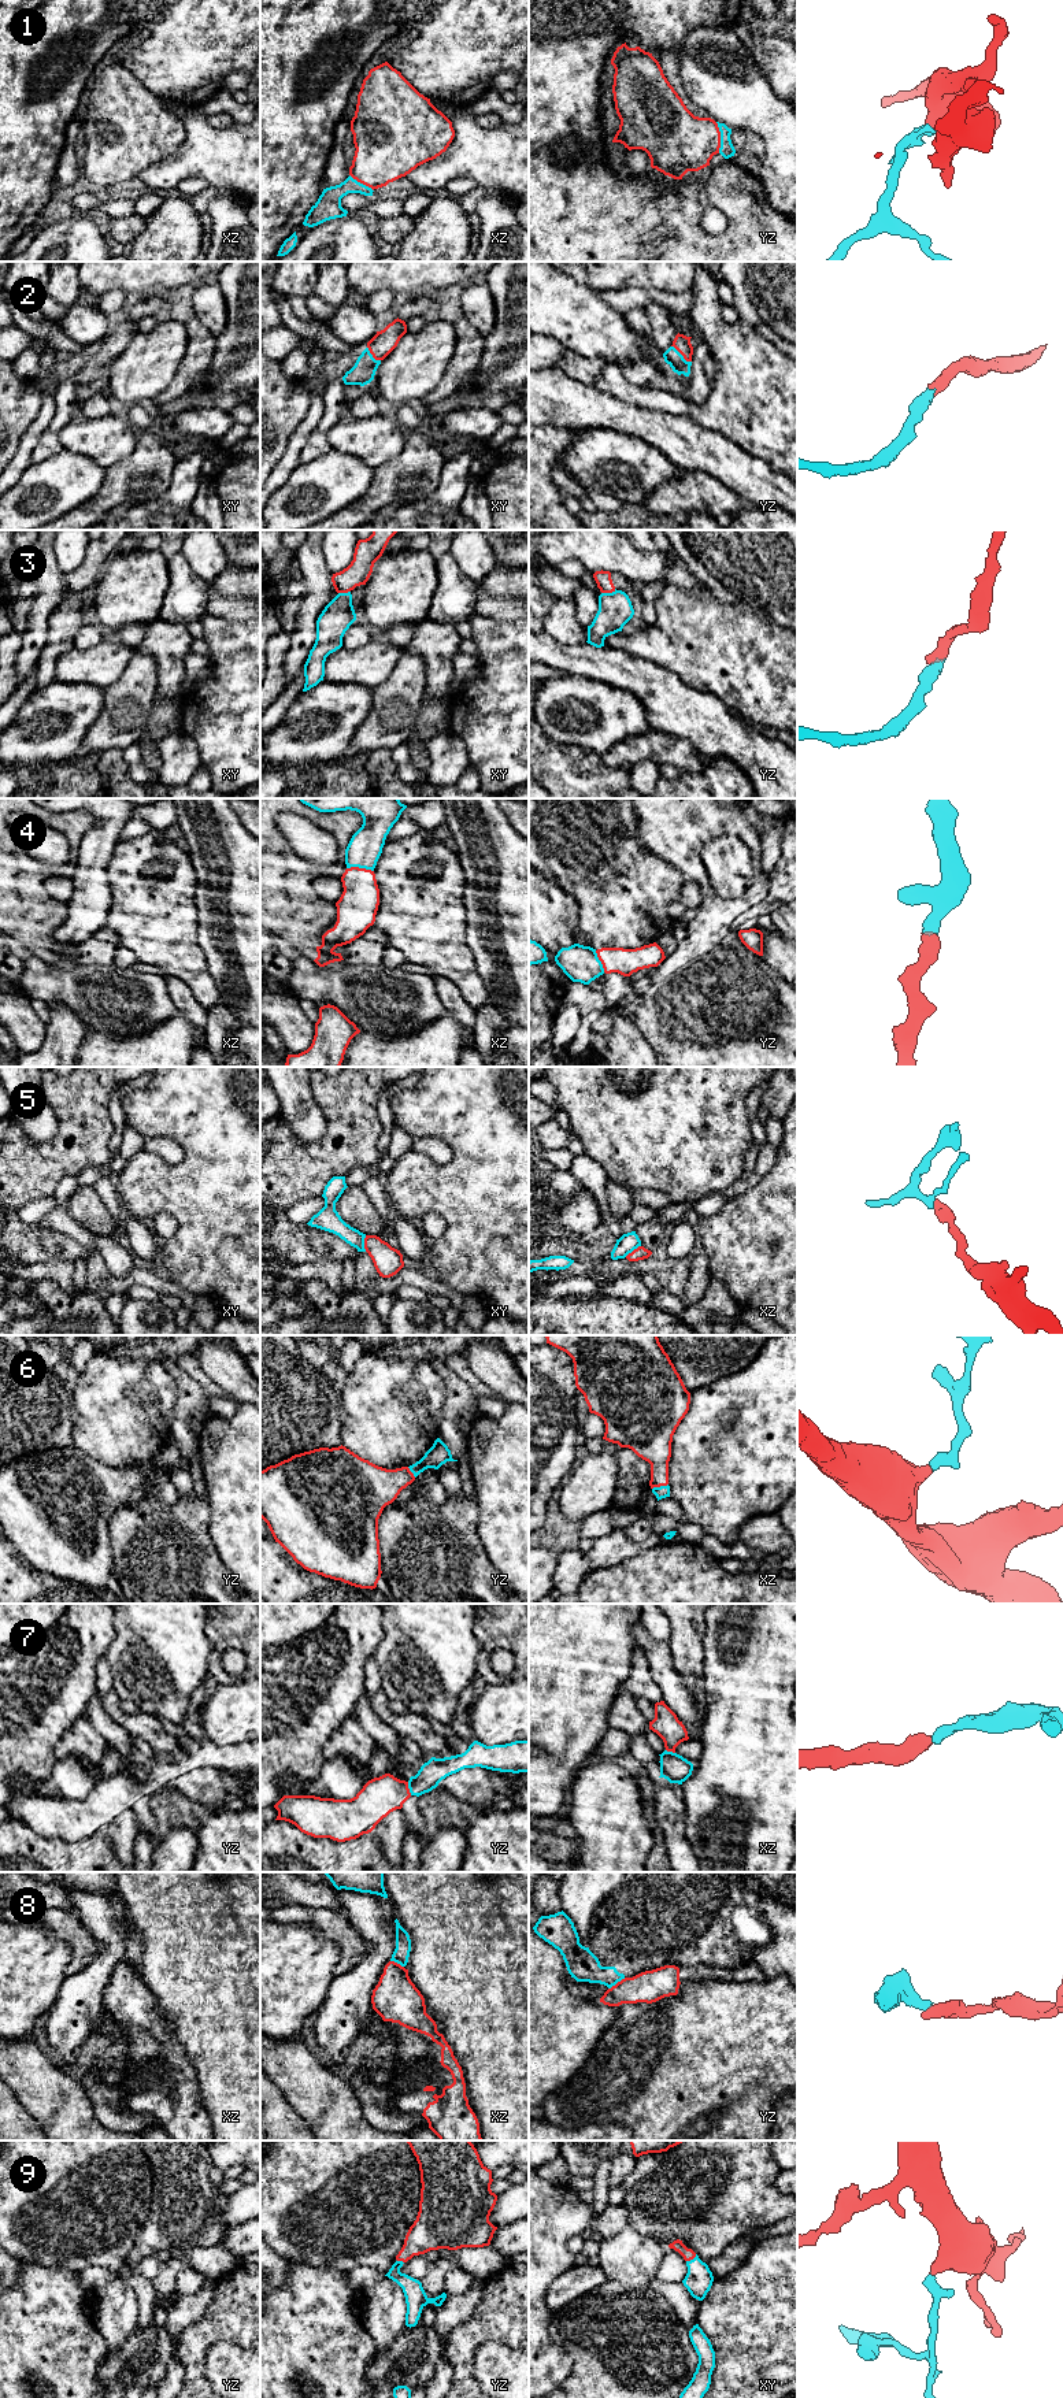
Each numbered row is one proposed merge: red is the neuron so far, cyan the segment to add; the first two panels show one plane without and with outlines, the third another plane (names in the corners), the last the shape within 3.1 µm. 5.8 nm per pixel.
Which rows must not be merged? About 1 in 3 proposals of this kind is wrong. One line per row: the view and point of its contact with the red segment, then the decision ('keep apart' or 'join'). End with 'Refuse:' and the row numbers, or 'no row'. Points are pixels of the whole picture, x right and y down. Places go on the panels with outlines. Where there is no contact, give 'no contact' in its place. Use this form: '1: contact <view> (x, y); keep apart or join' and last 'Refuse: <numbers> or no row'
1: contact yz (719, 137); join
2: contact yz (681, 354); join
3: contact yz (608, 592); keep apart
4: contact xz (360, 868); join
5: contact xy (365, 1244); keep apart
6: contact xz (659, 1486); join
7: contact yz (408, 1789); join
8: contact yz (618, 1982); keep apart
9: contact xy (691, 2258); join
Refuse: 3, 5, 8

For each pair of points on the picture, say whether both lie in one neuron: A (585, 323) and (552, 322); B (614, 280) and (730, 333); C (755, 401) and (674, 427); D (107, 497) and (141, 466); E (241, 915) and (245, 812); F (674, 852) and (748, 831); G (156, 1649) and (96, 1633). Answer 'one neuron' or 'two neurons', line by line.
A: one neuron
B: two neurons
C: two neurons
D: one neuron
E: two neurons
F: one neuron
G: two neurons

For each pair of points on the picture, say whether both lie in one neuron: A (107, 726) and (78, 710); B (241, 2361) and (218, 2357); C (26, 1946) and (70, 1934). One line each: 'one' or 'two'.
A: two
B: one
C: two

